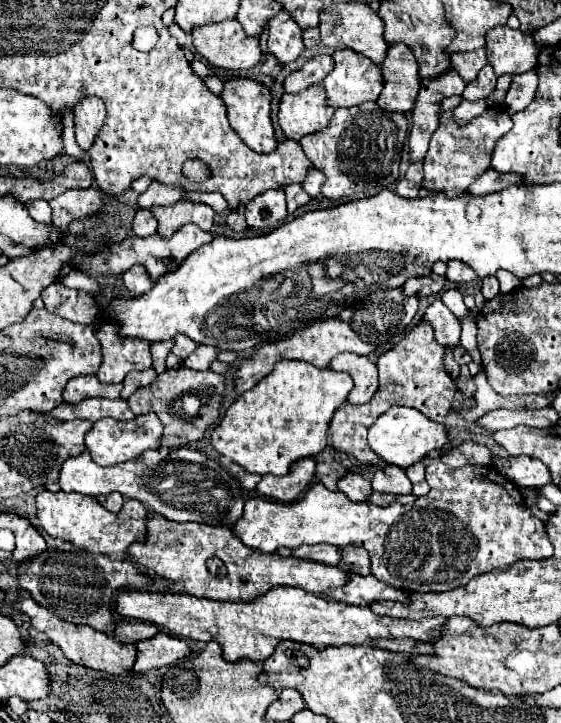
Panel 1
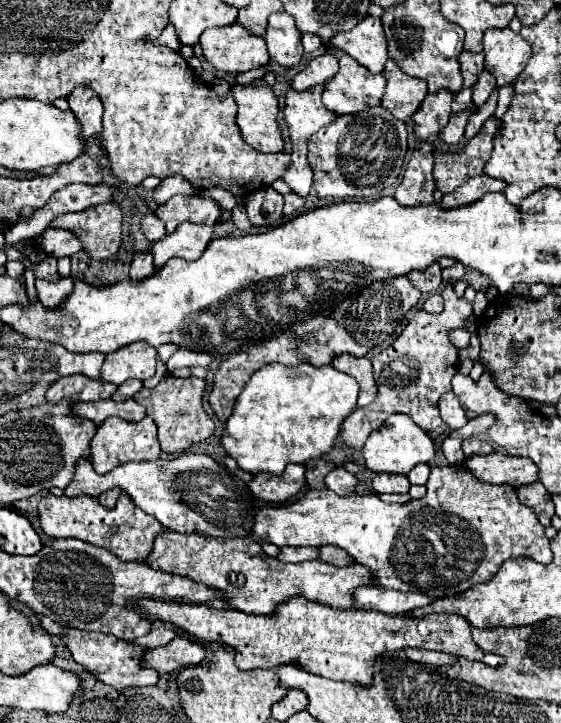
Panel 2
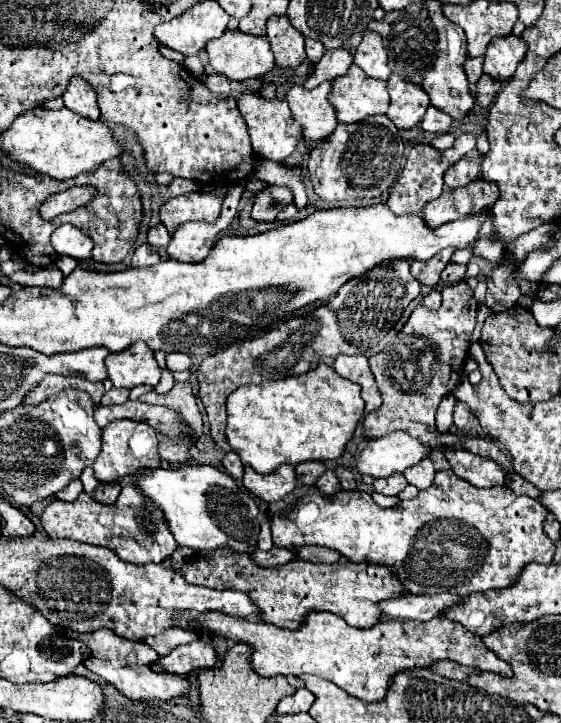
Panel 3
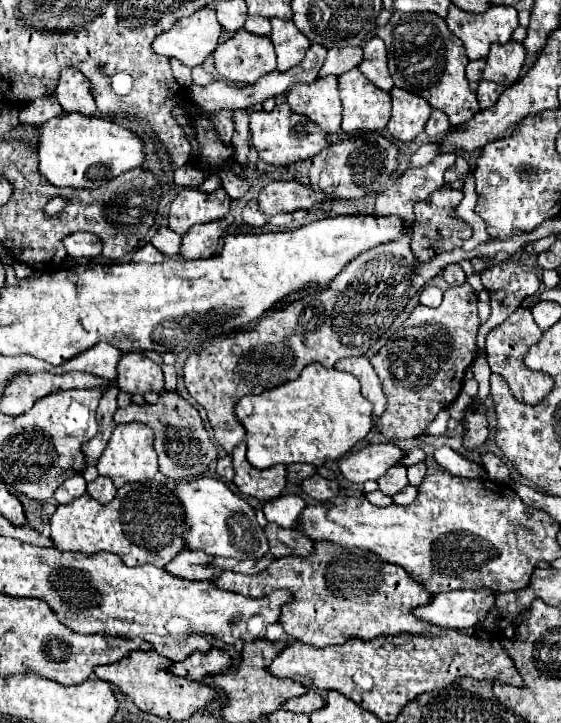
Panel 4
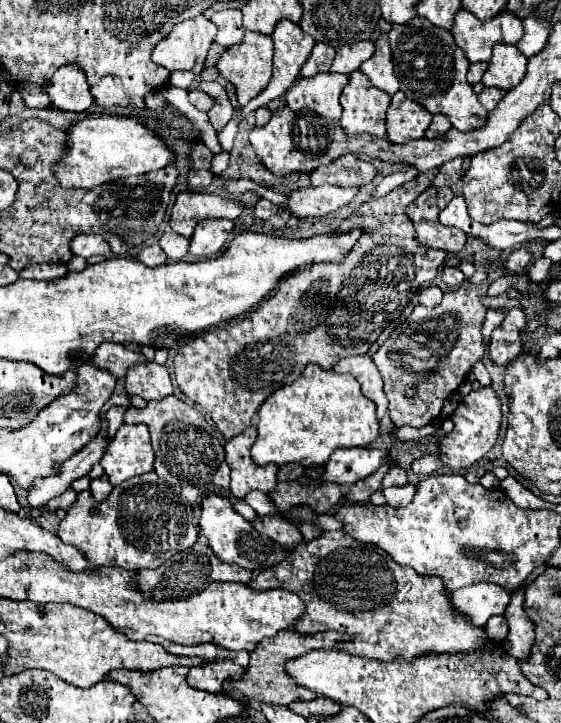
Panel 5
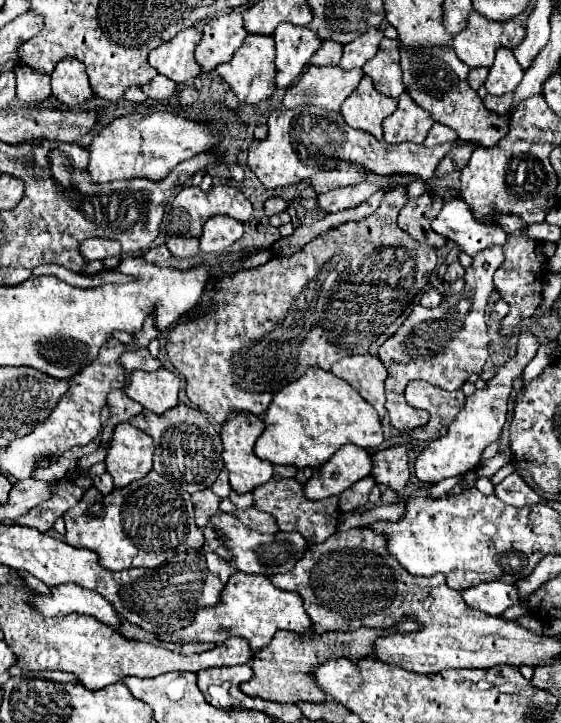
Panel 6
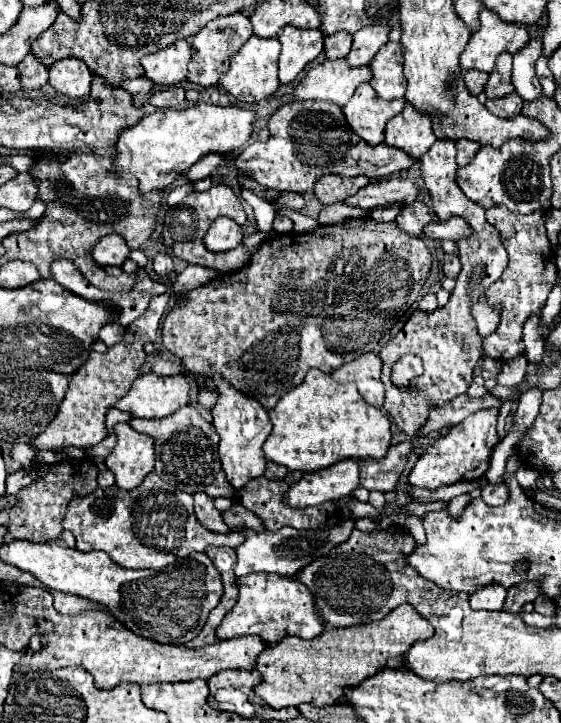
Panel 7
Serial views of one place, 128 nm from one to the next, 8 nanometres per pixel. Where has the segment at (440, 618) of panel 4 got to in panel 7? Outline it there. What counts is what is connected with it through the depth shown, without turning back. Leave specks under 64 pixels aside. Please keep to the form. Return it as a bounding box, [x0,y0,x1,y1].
[470,586,506,612]

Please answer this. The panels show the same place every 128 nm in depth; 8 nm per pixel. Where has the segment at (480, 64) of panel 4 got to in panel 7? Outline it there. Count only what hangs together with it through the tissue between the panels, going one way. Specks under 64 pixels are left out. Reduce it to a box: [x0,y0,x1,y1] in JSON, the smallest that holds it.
[464,70,488,96]

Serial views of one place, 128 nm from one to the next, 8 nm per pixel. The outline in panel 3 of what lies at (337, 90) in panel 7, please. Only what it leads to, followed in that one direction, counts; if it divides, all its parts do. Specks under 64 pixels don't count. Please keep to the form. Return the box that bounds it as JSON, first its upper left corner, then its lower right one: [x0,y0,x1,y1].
[286,82,338,150]

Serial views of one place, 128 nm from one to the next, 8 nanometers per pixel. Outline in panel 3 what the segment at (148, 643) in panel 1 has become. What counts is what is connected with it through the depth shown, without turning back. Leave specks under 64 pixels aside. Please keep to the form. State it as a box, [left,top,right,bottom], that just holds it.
[152,640,216,674]

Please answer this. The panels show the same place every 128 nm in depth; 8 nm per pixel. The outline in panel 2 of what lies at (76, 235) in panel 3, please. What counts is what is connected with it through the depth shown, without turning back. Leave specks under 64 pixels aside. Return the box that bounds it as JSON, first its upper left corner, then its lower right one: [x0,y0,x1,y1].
[40,228,82,258]

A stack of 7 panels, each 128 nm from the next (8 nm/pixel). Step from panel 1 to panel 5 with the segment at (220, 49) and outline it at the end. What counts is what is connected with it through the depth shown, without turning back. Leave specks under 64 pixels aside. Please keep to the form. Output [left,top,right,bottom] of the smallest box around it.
[216,32,272,110]

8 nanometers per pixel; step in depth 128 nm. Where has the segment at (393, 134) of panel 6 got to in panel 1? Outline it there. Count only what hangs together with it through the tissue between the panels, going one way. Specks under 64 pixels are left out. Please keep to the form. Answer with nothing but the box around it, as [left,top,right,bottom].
[378,42,420,112]

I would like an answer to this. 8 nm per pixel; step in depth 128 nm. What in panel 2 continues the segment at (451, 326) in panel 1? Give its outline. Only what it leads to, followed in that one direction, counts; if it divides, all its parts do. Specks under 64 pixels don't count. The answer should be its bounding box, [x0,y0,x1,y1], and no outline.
[422,294,470,348]

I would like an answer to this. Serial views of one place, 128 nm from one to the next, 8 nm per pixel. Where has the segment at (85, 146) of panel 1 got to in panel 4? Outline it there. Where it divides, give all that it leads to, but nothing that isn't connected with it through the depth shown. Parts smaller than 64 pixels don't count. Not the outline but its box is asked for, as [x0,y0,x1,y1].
[56,68,96,116]

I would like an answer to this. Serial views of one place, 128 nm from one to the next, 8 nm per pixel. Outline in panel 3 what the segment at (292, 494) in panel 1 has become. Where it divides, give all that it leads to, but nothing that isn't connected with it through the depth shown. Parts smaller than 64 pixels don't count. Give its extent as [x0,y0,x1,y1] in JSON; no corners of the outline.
[244,466,296,502]

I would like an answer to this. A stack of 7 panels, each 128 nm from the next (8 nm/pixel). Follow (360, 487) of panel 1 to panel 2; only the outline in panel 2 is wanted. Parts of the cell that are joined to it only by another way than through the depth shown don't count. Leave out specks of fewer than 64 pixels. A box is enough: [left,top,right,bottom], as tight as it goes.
[324,468,358,496]

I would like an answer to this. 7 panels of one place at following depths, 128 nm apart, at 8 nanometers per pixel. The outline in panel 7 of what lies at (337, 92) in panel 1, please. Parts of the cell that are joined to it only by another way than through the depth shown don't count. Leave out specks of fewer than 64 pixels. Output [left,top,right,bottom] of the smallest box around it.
[342,82,406,146]

